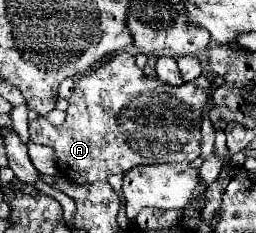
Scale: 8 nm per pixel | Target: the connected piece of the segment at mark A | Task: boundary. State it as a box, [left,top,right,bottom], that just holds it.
[29,51,211,205]

